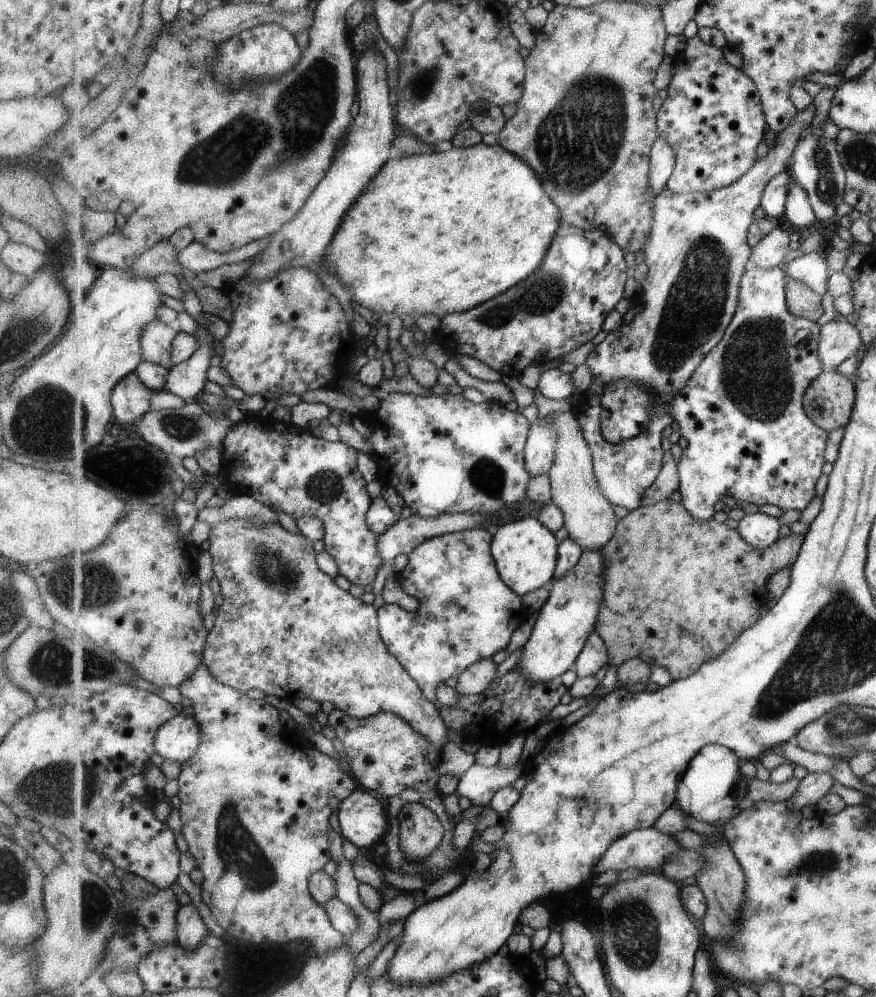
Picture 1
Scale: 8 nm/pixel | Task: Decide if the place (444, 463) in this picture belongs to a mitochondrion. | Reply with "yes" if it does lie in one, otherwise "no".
no

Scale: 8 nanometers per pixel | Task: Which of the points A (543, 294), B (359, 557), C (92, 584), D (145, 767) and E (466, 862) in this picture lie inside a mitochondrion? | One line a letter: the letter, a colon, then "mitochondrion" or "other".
A: mitochondrion
B: other
C: mitochondrion
D: other
E: other

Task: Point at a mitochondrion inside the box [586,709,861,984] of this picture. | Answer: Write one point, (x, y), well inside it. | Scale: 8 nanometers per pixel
(638, 951)

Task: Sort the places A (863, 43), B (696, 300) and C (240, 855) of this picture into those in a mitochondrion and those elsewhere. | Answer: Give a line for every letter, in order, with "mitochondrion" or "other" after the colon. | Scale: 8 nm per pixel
A: other
B: mitochondrion
C: mitochondrion

